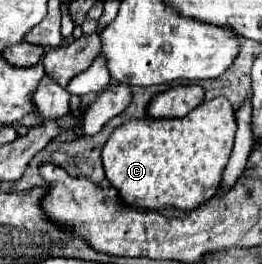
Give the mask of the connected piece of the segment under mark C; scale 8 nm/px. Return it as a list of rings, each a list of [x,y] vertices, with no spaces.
[[[224,98],[202,102],[184,118],[128,120],[124,122],[124,126],[118,126],[110,134],[102,150],[104,172],[110,184],[120,192],[120,198],[130,206],[156,208],[156,210],[172,206],[178,210],[192,210],[216,194],[222,180],[222,170],[226,168],[230,152],[234,148],[234,136],[236,136],[234,108]]]

